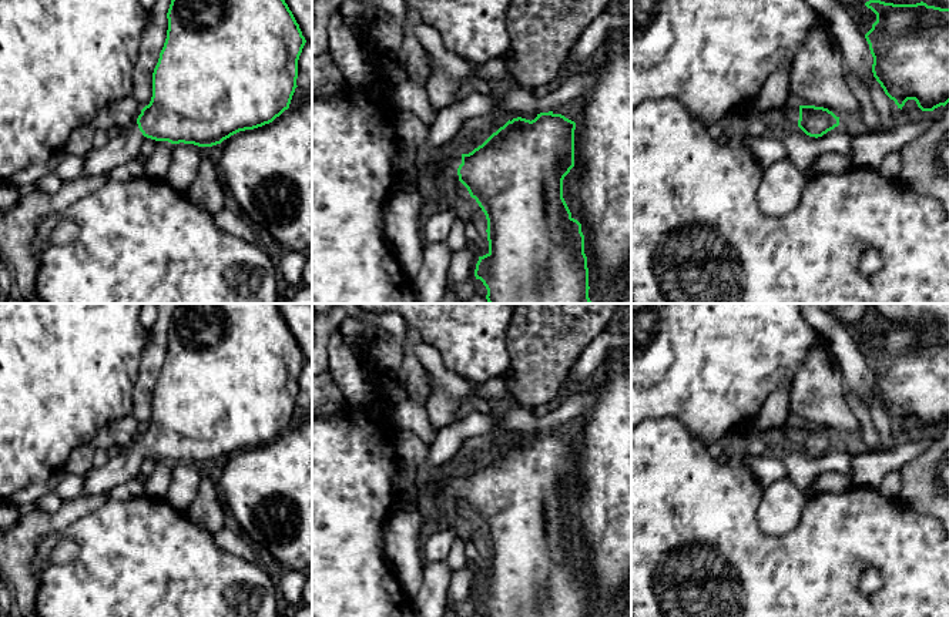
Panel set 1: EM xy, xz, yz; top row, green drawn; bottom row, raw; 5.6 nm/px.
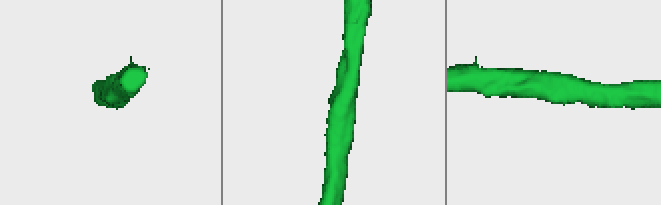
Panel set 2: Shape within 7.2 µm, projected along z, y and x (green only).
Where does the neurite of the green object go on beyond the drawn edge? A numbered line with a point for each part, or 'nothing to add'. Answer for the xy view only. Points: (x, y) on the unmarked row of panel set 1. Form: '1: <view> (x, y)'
1: xy (124, 463)

